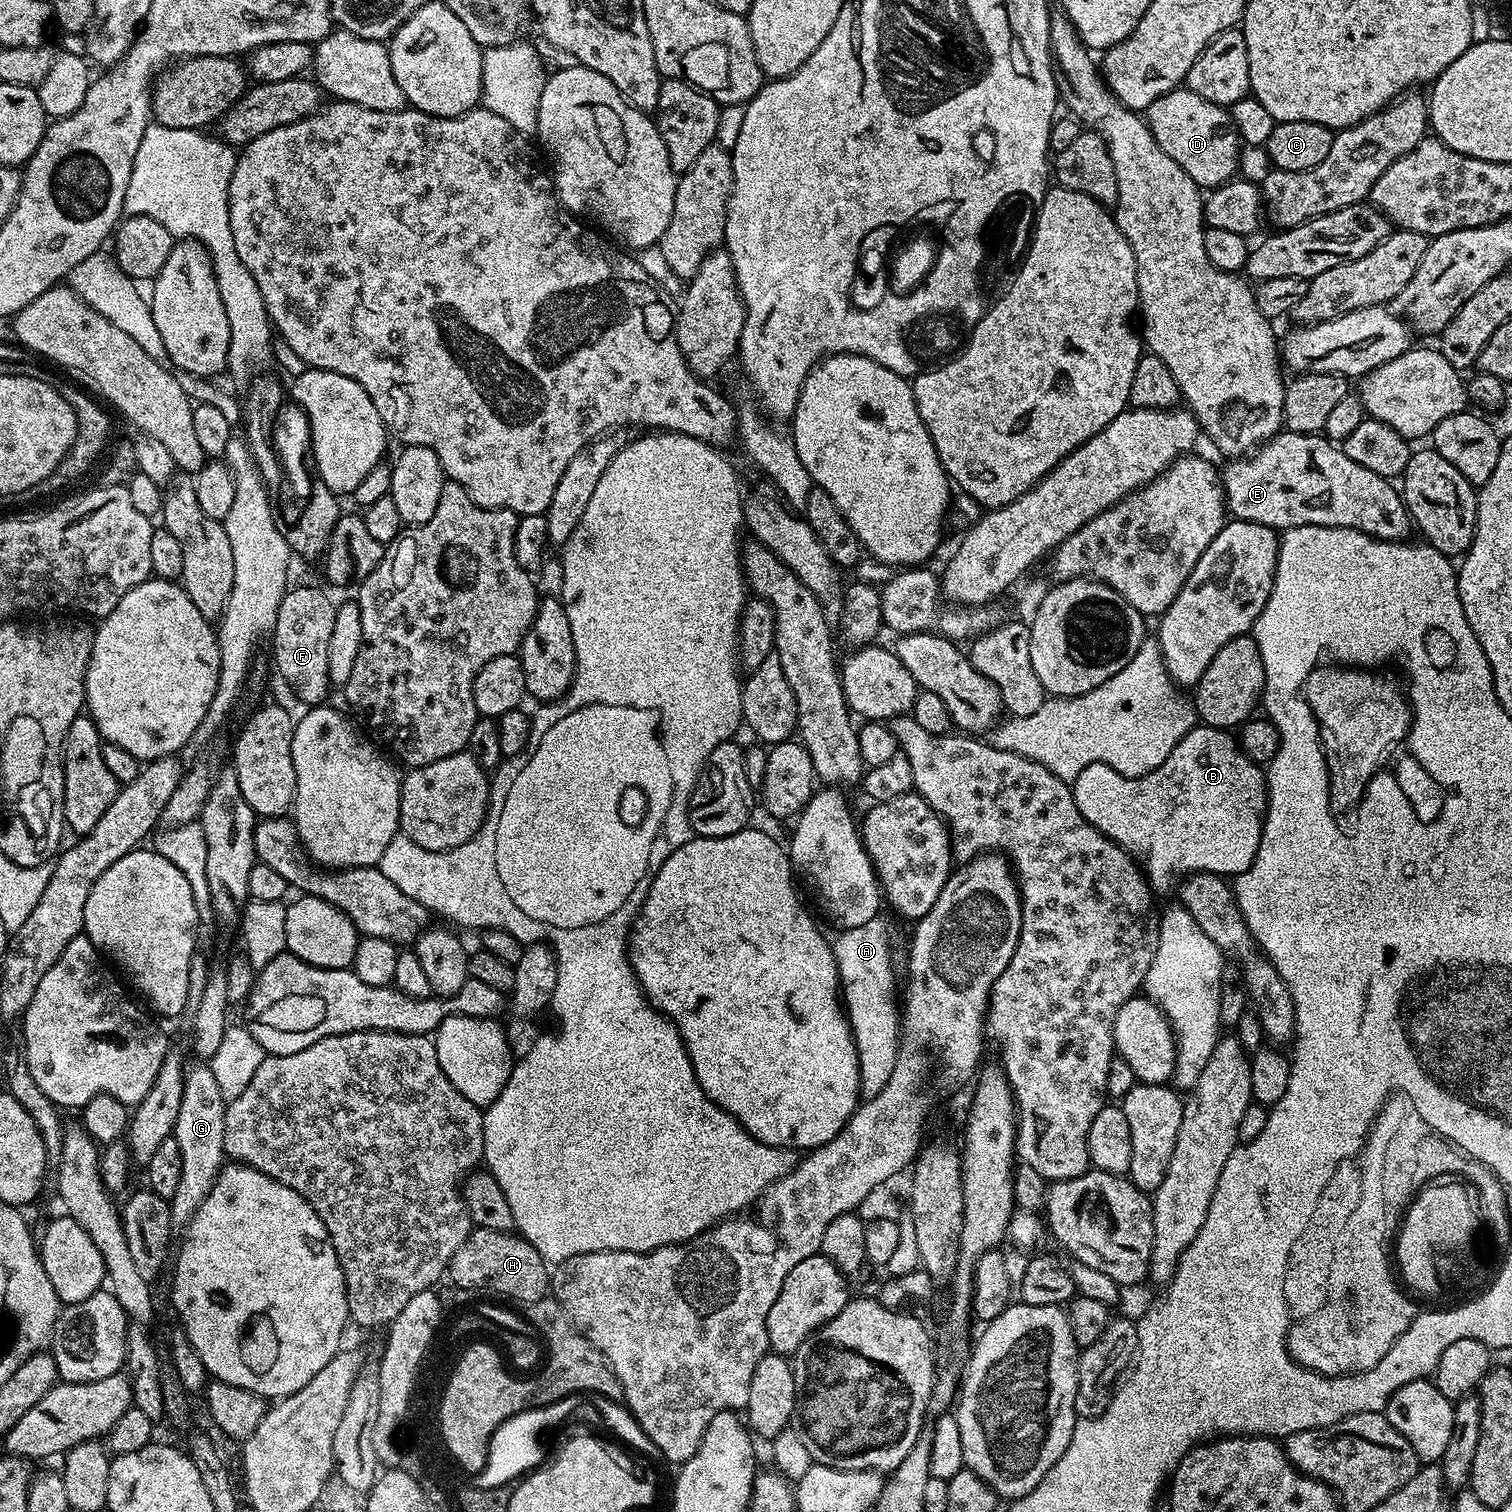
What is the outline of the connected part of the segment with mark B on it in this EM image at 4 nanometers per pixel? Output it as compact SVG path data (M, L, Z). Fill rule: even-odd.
M1207 726L1191 728L1182 738L1182 742L1178 742L1178 746L1174 746L1170 758L1166 758L1166 762L1162 762L1162 766L1150 770L1150 774L1145 776L1123 776L1118 774L1118 770L1114 770L1105 764L1091 764L1086 766L1086 770L1082 770L1082 774L1078 774L1076 780L1071 781L1070 787L1078 810L1082 810L1082 818L1086 818L1086 822L1090 822L1090 826L1097 828L1103 836L1110 838L1118 847L1128 851L1129 856L1138 861L1149 885L1157 893L1168 892L1172 887L1173 891L1178 884L1176 876L1181 875L1180 877L1183 877L1185 874L1194 872L1212 872L1215 876L1235 878L1252 865L1254 854L1258 854L1258 842L1264 829L1264 816L1268 812L1266 772L1261 765L1255 764L1252 759L1240 751L1237 737L1231 731Z

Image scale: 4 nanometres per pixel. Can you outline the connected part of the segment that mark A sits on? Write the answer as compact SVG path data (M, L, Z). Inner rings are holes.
M879 915L870 918L870 922L864 923L863 926L845 928L832 944L832 952L836 955L836 965L840 975L840 994L844 1014L848 1017L852 1041L858 1054L859 1095L864 1098L878 1094L878 1090L882 1090L882 1086L890 1082L890 1074L898 1058L902 1035L902 1016L898 1011L898 994L896 998L896 968L892 965L892 936L888 933L888 924L884 919L883 915Z

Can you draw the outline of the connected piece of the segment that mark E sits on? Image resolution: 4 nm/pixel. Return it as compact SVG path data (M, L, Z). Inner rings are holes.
M1281 430L1251 454L1229 459L1227 463L1222 468L1224 503L1227 511L1237 520L1258 522L1277 530L1311 524L1327 528L1353 528L1378 540L1401 542L1409 539L1408 531L1413 531L1414 521L1404 504L1401 489L1397 485L1395 488L1389 477L1374 474L1374 470L1366 470L1366 466L1358 466L1358 462L1346 458L1343 447L1323 435Z

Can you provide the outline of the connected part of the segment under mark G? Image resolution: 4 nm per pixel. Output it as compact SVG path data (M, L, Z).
M204 1062L196 1063L200 1064L189 1065L185 1069L182 1101L173 1132L182 1155L181 1179L178 1181L177 1193L169 1201L171 1220L173 1225L178 1228L185 1227L197 1212L198 1206L213 1188L213 1183L226 1158L224 1142L227 1103L222 1098L210 1066Z

